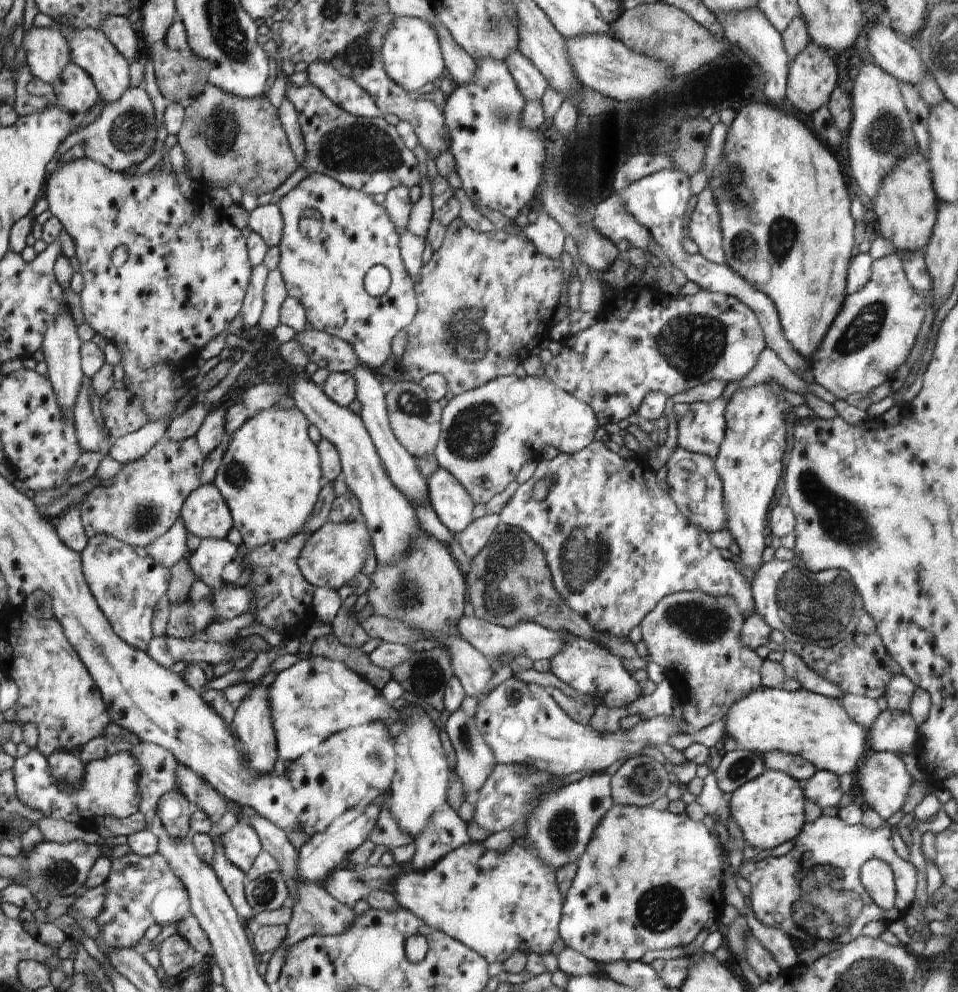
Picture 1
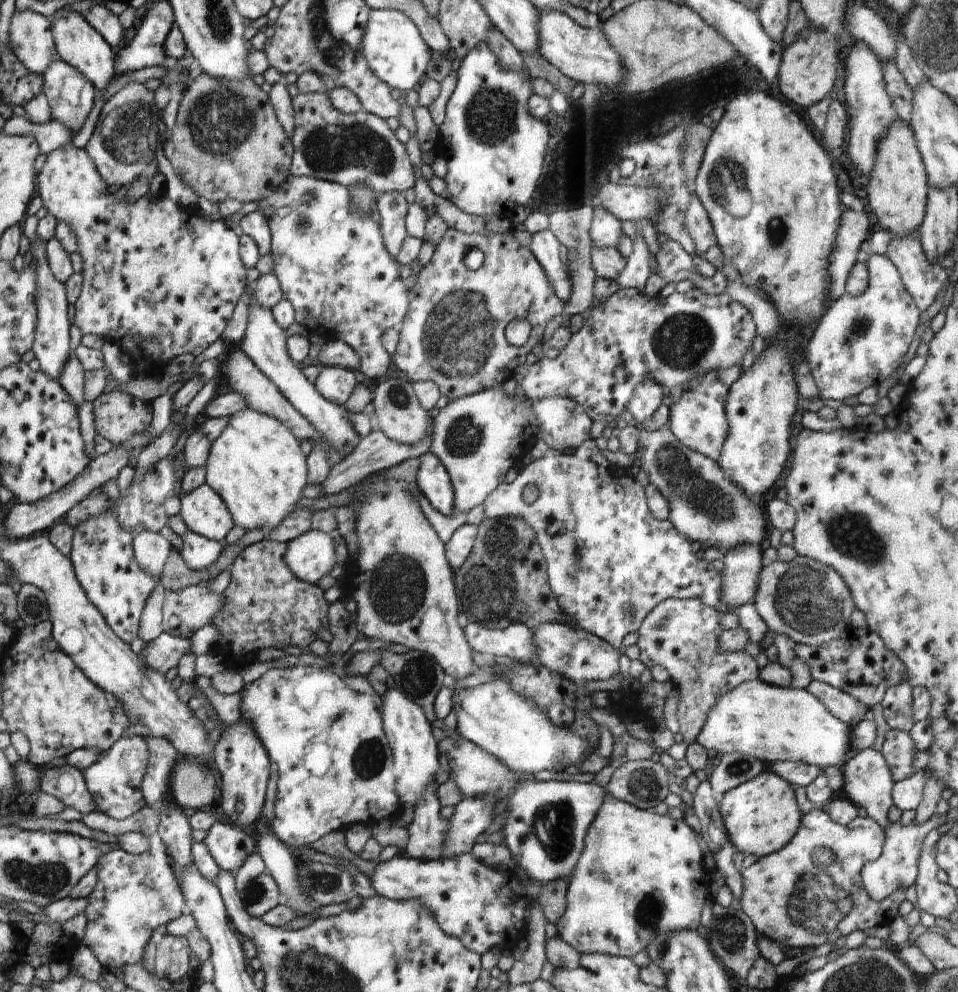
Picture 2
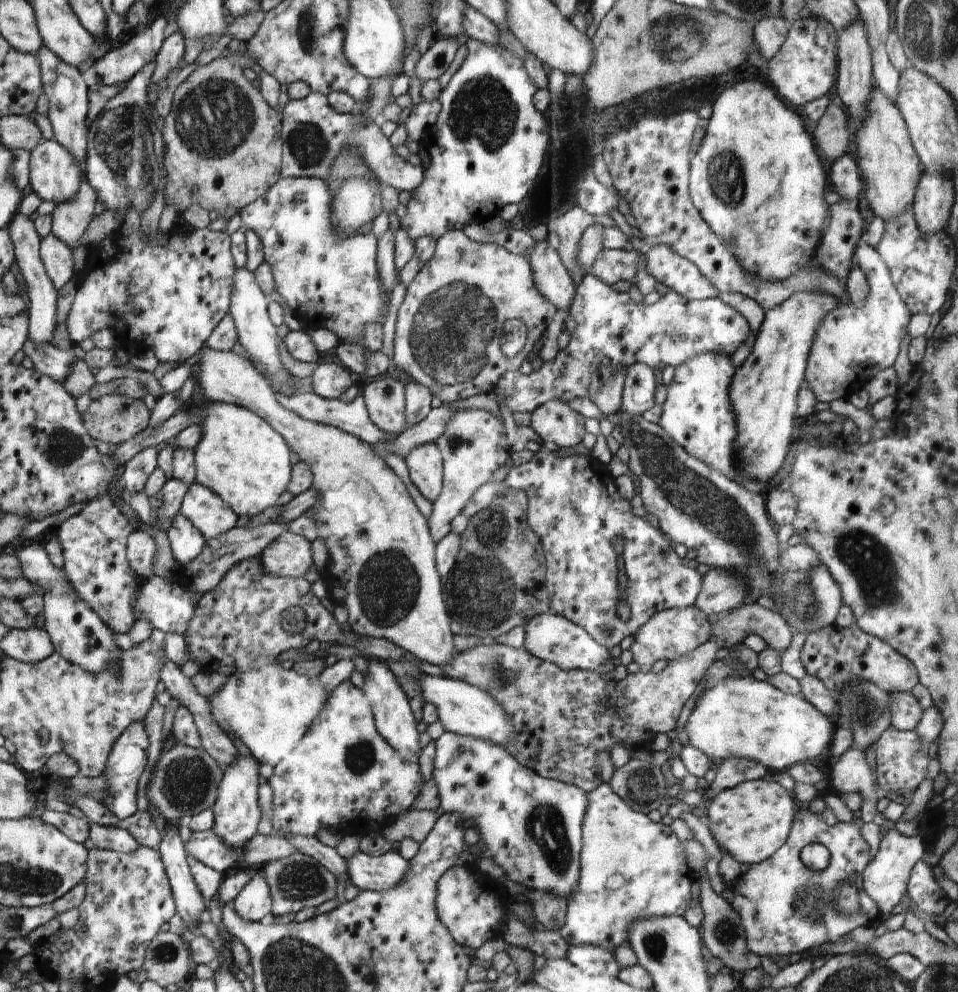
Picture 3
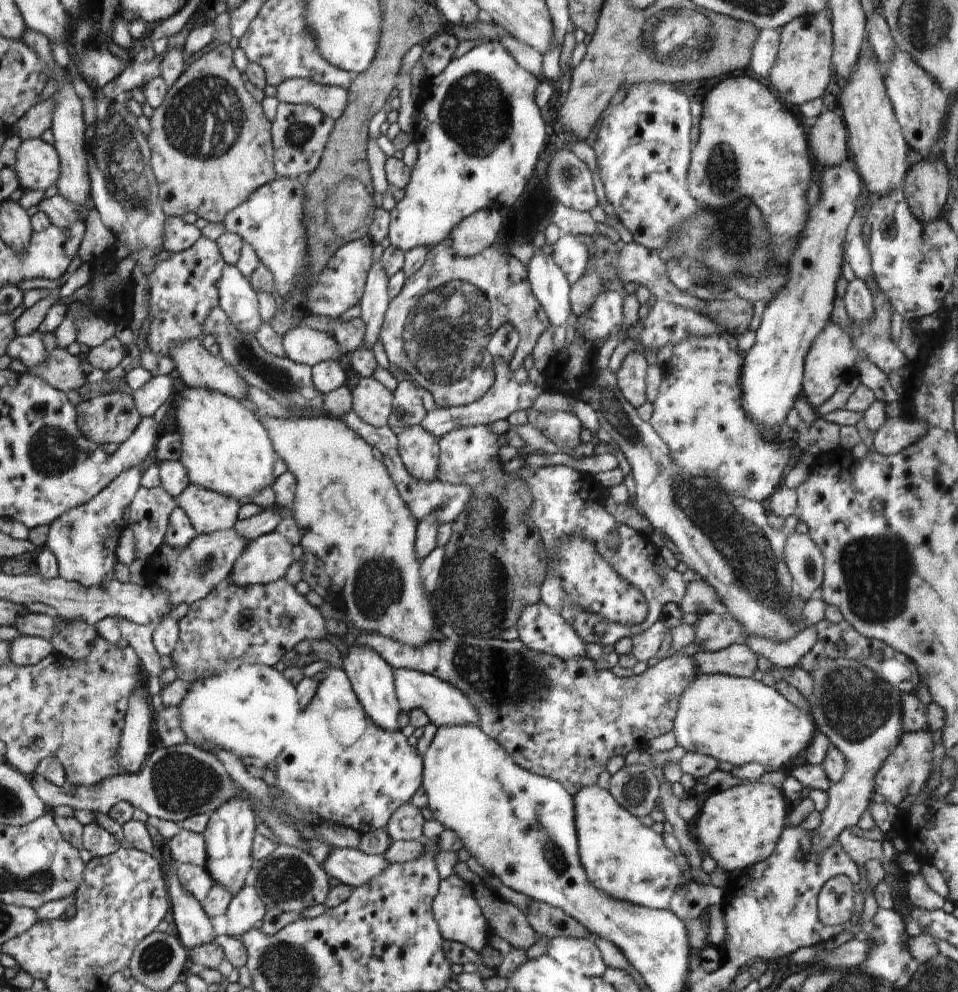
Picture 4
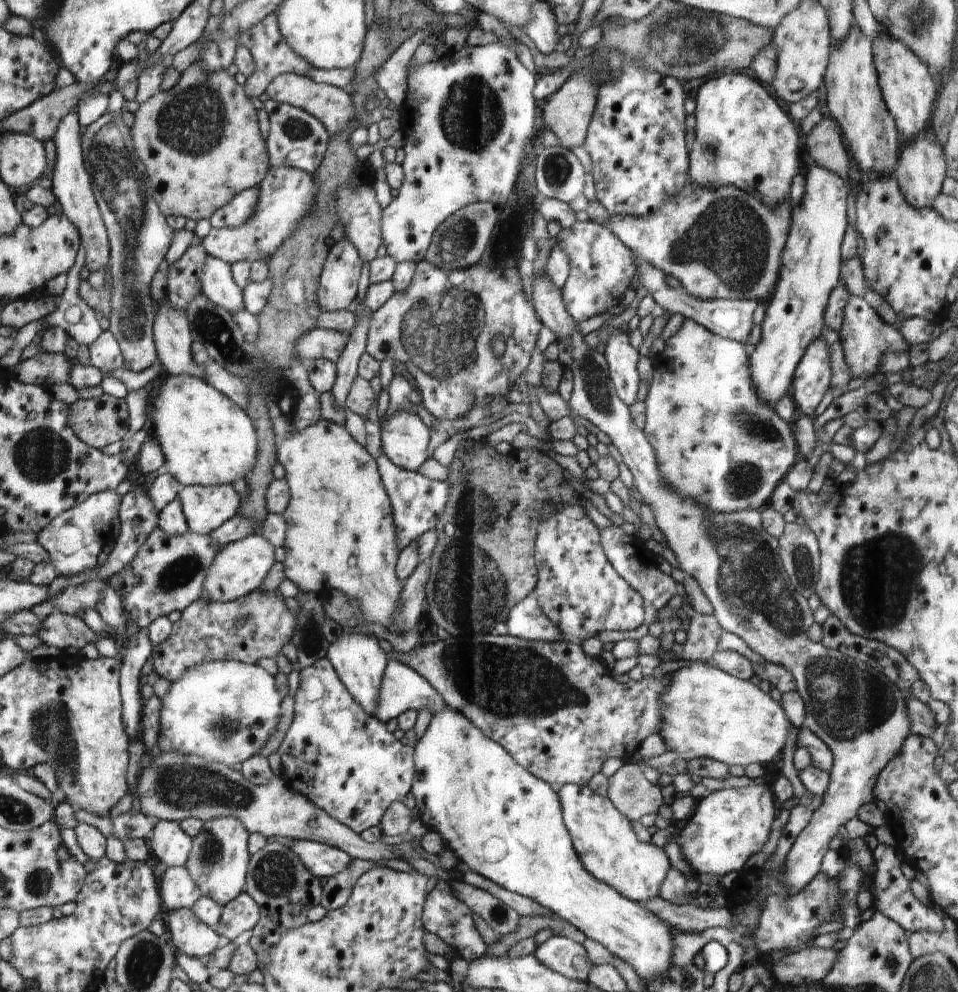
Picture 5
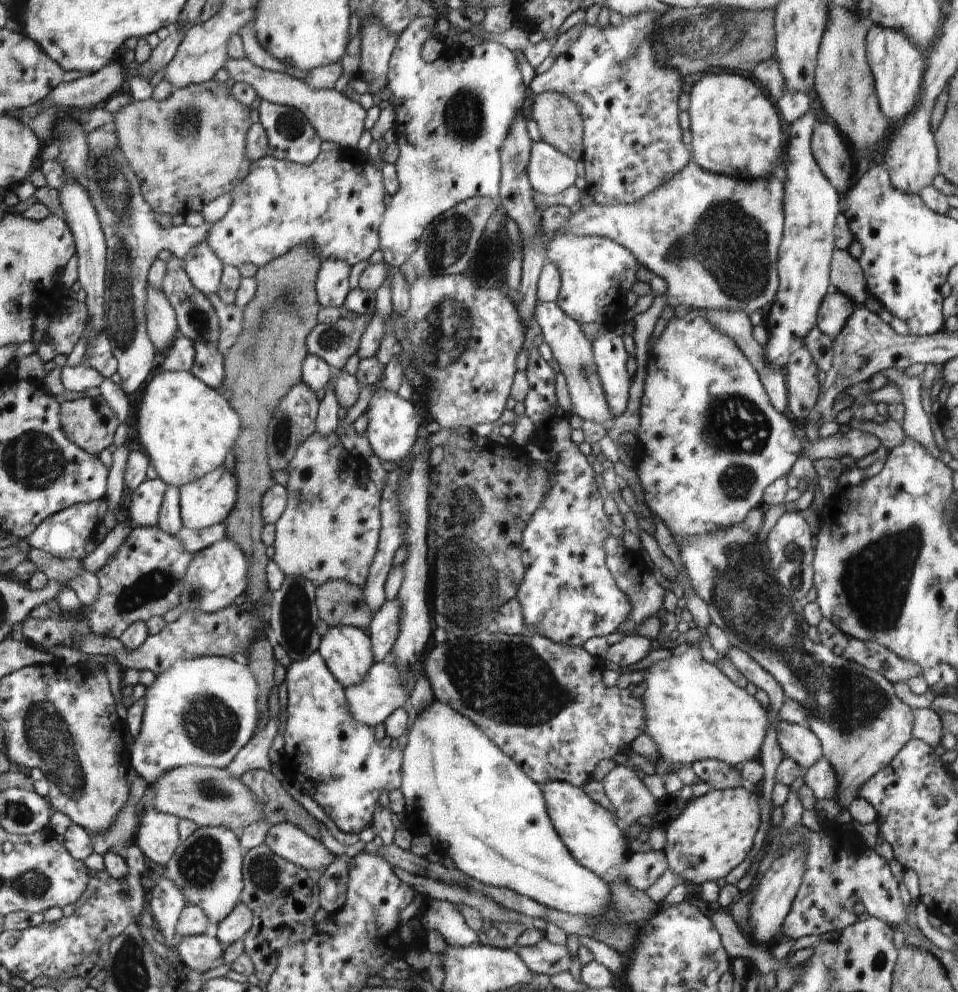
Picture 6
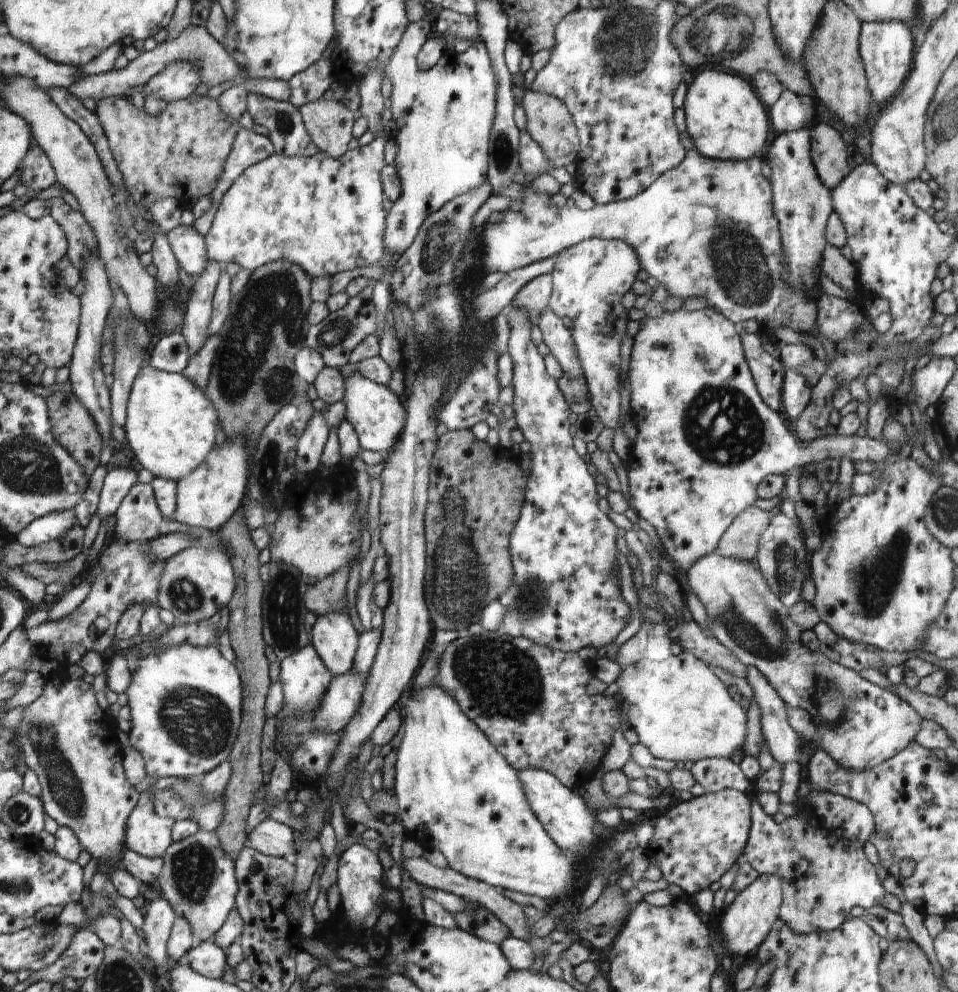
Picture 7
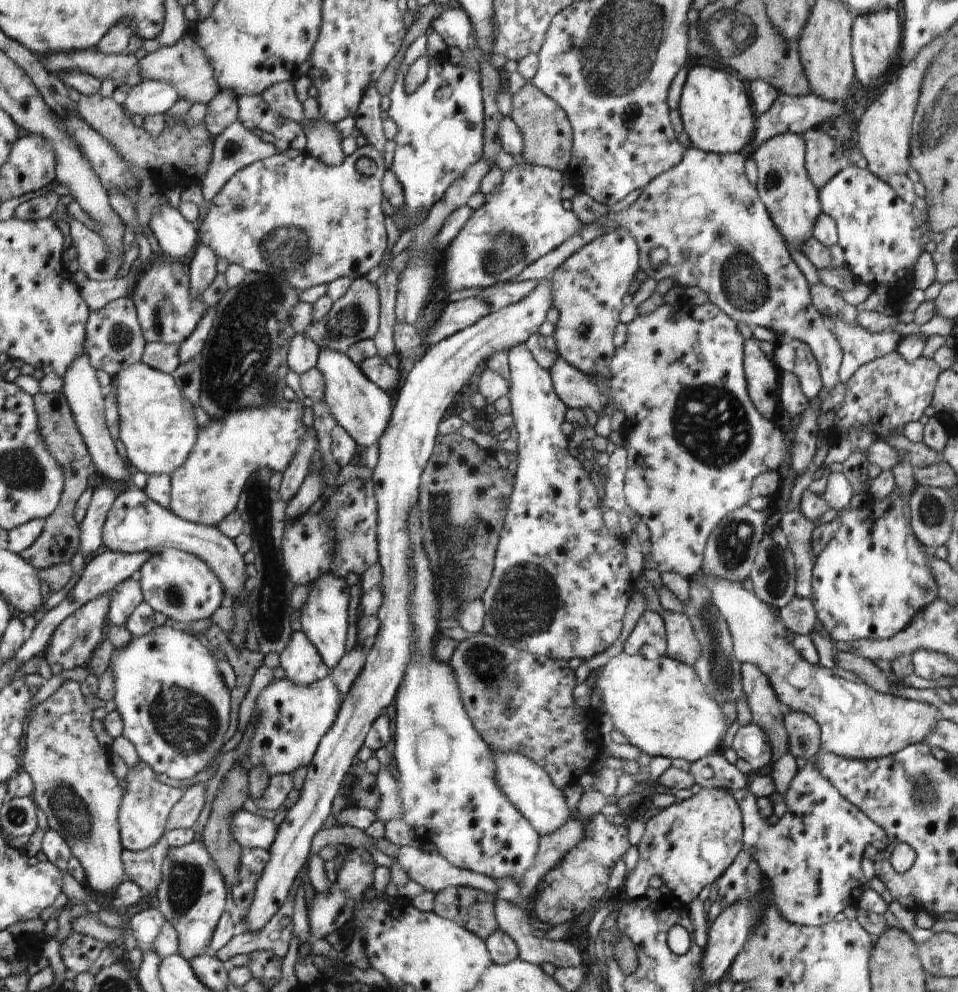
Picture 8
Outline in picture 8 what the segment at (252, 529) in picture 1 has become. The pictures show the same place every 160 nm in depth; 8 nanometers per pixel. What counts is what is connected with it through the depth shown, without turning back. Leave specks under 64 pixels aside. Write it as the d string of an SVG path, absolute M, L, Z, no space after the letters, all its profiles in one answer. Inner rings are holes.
M142 362L122 368L113 380L120 416L119 438L126 447L128 460L144 474L172 476L197 446L201 428L196 421L195 407L184 398L170 374Z

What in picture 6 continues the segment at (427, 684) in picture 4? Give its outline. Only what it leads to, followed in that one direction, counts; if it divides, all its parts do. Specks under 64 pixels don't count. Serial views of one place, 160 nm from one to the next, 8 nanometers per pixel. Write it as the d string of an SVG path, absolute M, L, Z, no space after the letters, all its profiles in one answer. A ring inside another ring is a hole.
M377 662L370 672L366 674L365 681L361 685L352 686L346 689L347 699L350 709L357 722L366 723L368 727L376 727L378 724L386 722L400 707L406 707L410 700L406 682L402 679L402 674L394 666L394 662Z

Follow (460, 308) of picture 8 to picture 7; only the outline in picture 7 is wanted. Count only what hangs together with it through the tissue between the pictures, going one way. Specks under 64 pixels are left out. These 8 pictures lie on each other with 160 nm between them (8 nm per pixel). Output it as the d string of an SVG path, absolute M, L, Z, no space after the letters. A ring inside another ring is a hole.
M557 256L506 273L496 285L480 293L473 301L475 324L494 320L511 305L516 293L533 278L553 271Z

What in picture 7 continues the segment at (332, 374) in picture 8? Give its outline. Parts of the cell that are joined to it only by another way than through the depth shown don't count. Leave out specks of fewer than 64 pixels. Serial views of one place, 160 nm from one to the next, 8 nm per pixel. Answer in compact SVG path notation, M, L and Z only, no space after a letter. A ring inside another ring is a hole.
M357 370L344 378L344 384L346 392L342 402L345 402L345 419L356 431L359 445L367 451L381 452L386 458L404 432L407 410L402 408L396 394L392 394L383 384L361 375Z

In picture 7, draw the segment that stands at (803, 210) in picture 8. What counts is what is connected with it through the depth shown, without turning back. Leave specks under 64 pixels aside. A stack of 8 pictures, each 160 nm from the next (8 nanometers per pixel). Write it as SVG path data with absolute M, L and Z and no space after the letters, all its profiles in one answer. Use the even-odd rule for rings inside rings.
M811 127L785 132L774 139L764 160L772 170L769 181L782 239L783 277L791 285L808 289L817 287L814 281L820 272L823 248L827 243L825 226L834 212L831 190L822 184L814 166L812 142Z

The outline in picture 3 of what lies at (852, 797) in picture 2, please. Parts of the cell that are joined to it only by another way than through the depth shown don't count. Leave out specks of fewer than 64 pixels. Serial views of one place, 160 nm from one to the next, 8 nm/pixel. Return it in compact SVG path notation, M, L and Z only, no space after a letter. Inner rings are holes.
M859 747L848 749L832 766L830 774L830 790L838 794L861 794L863 803L858 817L864 823L872 822L877 814L878 796L881 792L866 762L865 750Z

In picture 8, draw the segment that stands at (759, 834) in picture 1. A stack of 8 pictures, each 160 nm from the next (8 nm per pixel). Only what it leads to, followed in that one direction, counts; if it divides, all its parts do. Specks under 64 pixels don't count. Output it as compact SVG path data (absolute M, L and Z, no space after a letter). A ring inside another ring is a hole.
M702 788L688 800L674 803L669 808L658 812L646 825L642 840L637 845L639 864L625 876L626 894L629 900L645 897L649 880L657 875L672 891L672 899L687 906L696 899L707 884L713 884L721 878L734 863L736 856L743 849L742 810L733 793L725 789Z

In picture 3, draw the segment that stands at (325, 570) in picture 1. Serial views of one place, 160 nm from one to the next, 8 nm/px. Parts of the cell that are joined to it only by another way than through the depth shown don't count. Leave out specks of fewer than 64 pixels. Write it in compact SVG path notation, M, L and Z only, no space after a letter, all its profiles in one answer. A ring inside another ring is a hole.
M284 532L259 554L266 572L278 577L297 579L312 564L310 541L294 533Z

